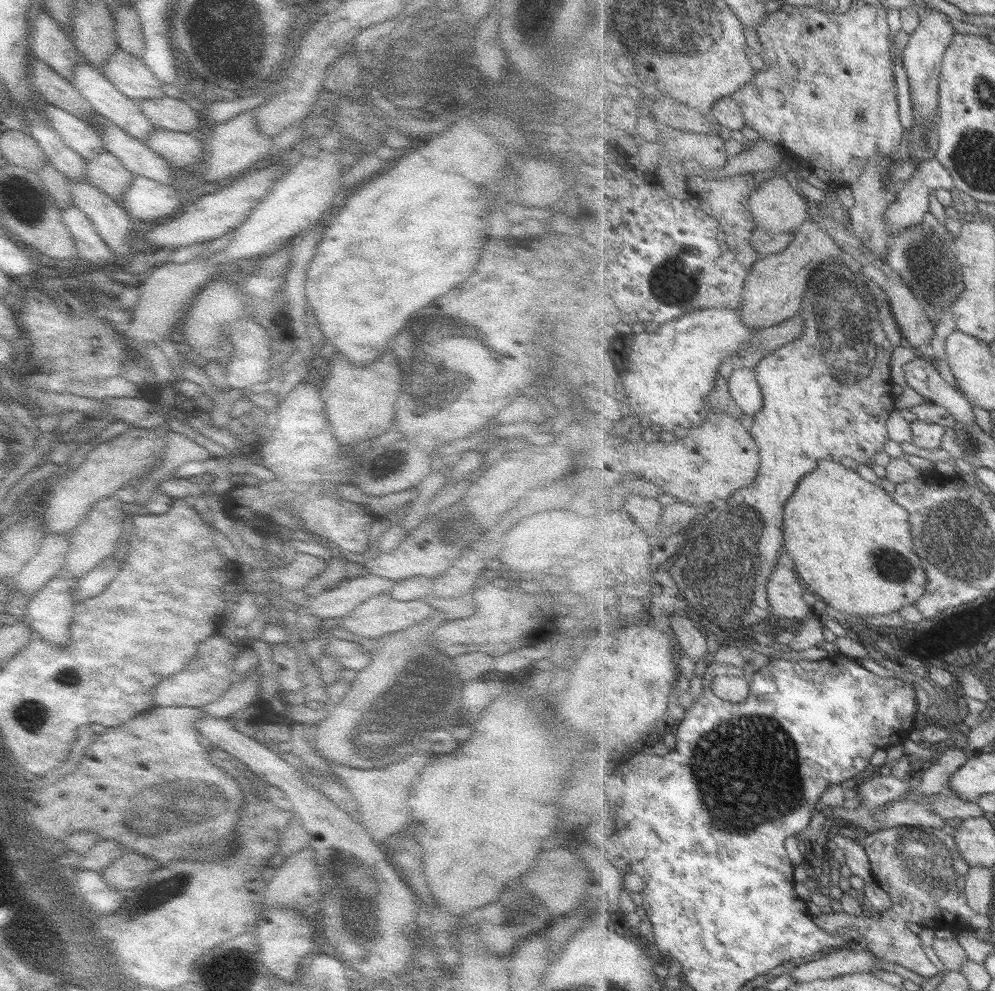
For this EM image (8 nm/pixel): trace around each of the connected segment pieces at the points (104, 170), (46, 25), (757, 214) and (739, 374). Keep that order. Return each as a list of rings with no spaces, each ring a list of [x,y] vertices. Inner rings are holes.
[[[105,148],[96,158],[86,160],[86,166],[87,180],[123,207],[125,194],[134,177],[133,172],[130,172],[117,156]]]
[[[47,10],[42,11],[31,24],[31,52],[43,60],[54,72],[73,82],[75,68],[81,61],[72,39],[63,31]]]
[[[782,172],[776,173],[773,180],[769,179],[760,184],[759,189],[751,196],[750,212],[756,220],[756,231],[768,230],[772,234],[795,233],[804,222],[810,220],[810,207],[808,207],[807,198],[796,186],[795,180]]]
[[[735,368],[728,386],[736,402],[745,410],[745,414],[756,416],[762,412],[765,396],[755,368]]]

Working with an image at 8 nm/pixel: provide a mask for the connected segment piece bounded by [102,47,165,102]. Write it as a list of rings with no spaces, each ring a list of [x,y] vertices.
[[[118,50],[108,59],[102,67],[108,80],[122,94],[132,100],[156,100],[162,98],[164,94],[163,83],[144,64],[143,58],[132,56],[130,52]]]

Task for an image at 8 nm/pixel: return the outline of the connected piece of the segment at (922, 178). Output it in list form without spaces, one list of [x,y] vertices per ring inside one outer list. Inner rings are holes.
[[[934,158],[922,162],[917,173],[900,191],[898,201],[888,209],[888,224],[892,234],[900,234],[911,226],[924,224],[924,216],[930,213],[930,196],[938,189],[953,191],[956,181],[952,172],[940,160]]]

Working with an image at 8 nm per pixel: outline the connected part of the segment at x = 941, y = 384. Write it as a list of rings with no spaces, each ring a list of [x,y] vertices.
[[[929,358],[912,360],[904,366],[904,370],[912,388],[921,392],[931,402],[947,408],[960,422],[976,424],[973,402],[944,380]]]

